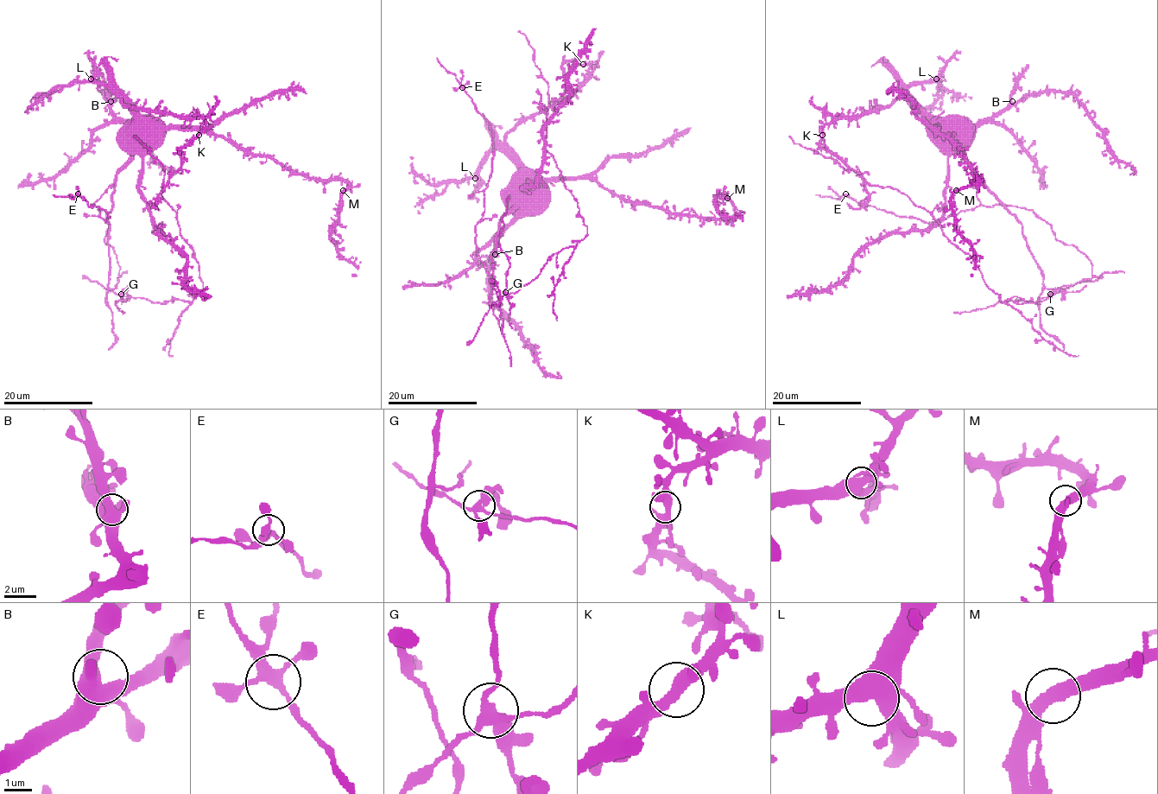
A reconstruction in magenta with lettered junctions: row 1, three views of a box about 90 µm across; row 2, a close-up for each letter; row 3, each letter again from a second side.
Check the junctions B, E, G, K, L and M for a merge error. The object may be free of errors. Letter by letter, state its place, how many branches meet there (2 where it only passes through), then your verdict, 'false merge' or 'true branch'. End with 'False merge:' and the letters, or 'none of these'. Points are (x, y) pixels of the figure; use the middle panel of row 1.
B: place (495, 254); branches 4; true branch
E: place (462, 87); branches 4; true branch
G: place (505, 292); branches 4; false merge
K: place (583, 64); branches 3; true branch
L: place (475, 178); branches 4; true branch
M: place (727, 198); branches 3; true branch
False merge: G

